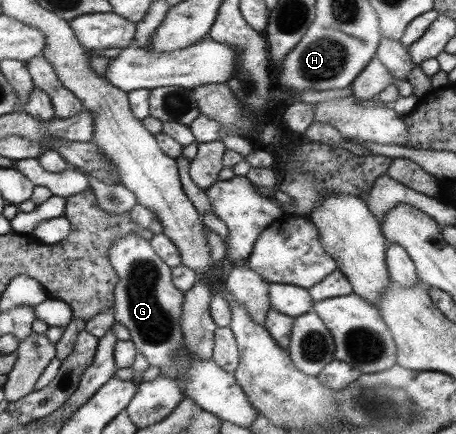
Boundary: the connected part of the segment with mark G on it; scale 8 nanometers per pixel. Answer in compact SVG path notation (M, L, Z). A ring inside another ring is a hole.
M128 232L112 242L107 250L107 261L117 276L113 290L114 323L122 325L134 343L137 353L144 355L148 365L154 365L162 376L176 378L174 348L185 346L179 318L183 293L172 286L171 271L154 253L148 235Z

